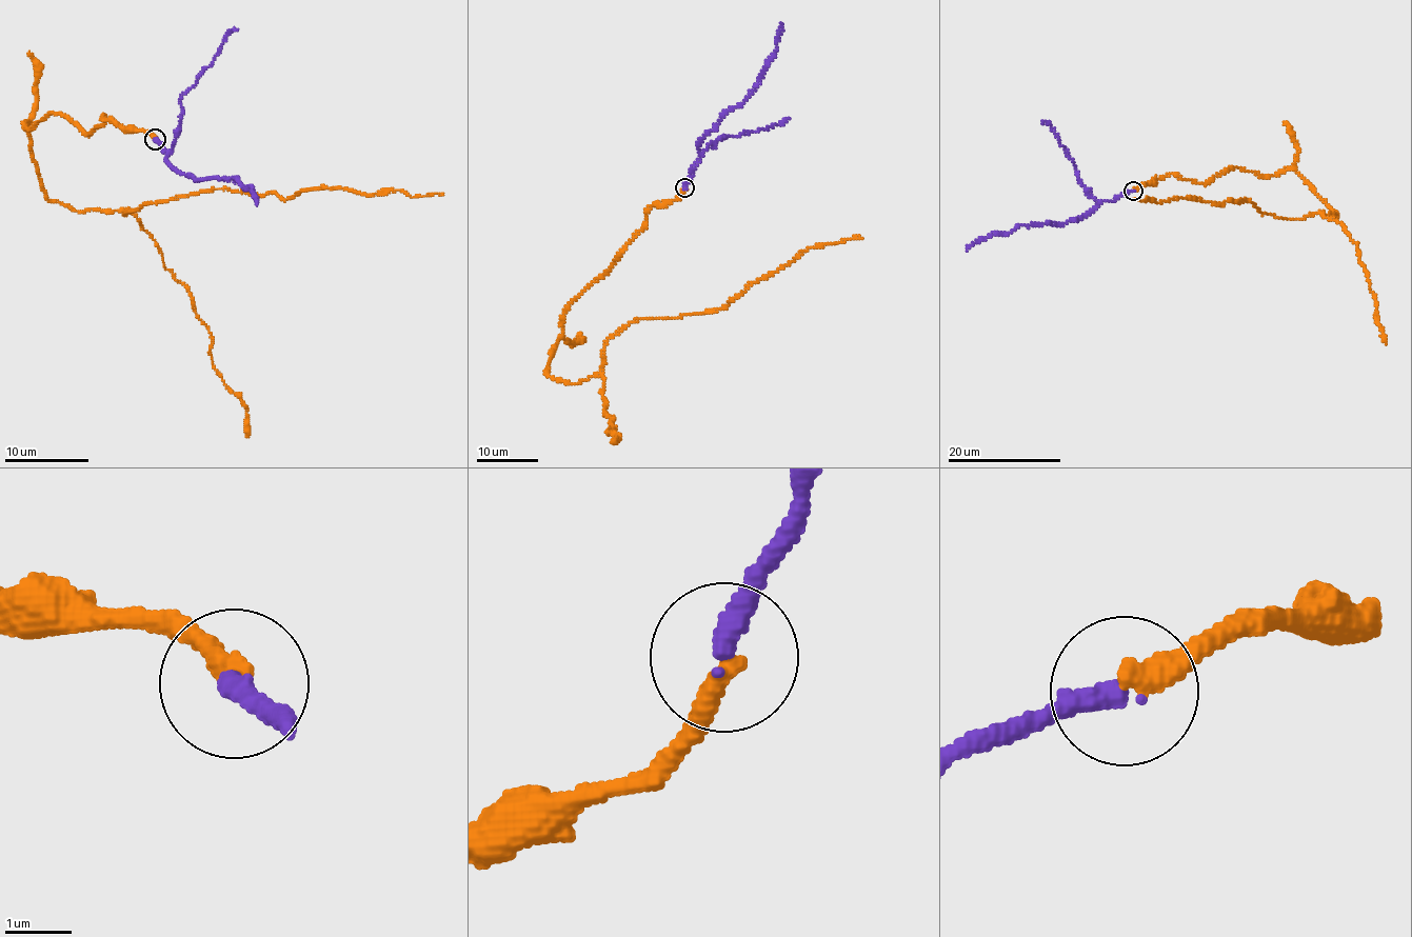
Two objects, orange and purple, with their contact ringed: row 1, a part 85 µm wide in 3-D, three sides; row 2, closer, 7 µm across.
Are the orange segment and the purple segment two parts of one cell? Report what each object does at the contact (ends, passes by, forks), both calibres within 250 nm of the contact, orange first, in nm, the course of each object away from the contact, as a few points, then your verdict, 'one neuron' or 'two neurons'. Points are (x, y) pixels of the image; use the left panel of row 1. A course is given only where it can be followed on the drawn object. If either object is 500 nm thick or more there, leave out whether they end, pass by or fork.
orange ends there; purple ends there; 360 nm thick on the orange side, 320 nm on the other; orange runs (155, 139), (103, 116), (84, 134), (63, 114), (26, 124), (42, 191), (77, 211), (214, 188), (443, 195); purple runs (155, 139), (168, 151), (165, 157), (174, 167), (197, 179), (235, 178), (252, 190), (257, 205); one neuron

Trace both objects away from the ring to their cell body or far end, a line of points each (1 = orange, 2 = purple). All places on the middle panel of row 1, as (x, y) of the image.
1: (684, 188), (652, 204), (565, 310), (550, 376), (585, 381), (634, 321), (726, 307), (806, 250), (862, 237)
2: (684, 188), (703, 137), (721, 117), (739, 106), (755, 86), (776, 47), (781, 22)

